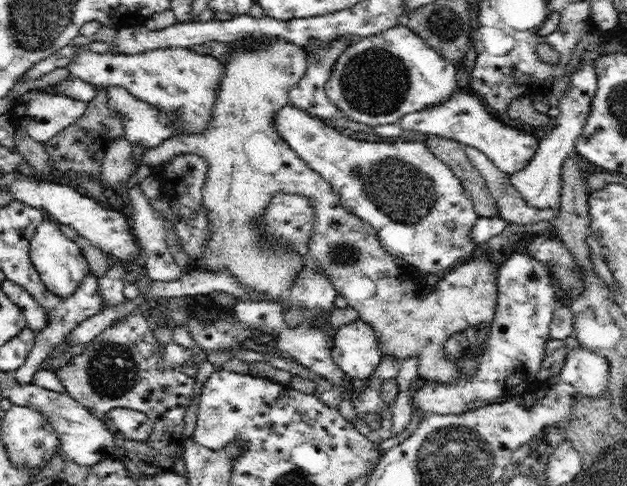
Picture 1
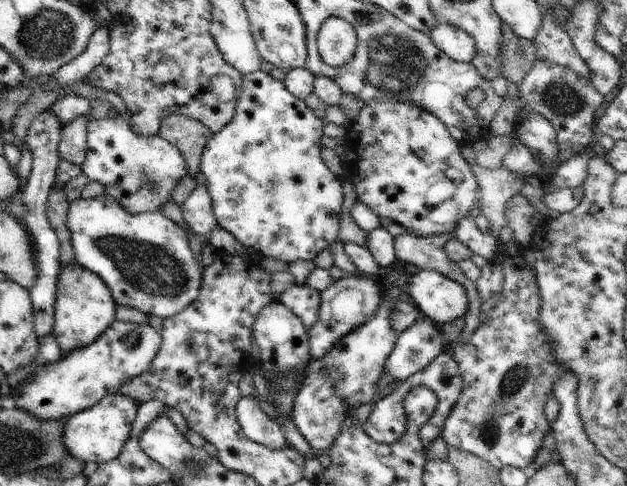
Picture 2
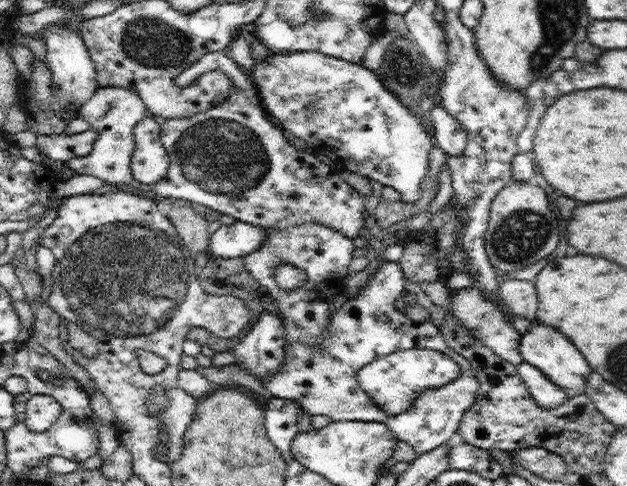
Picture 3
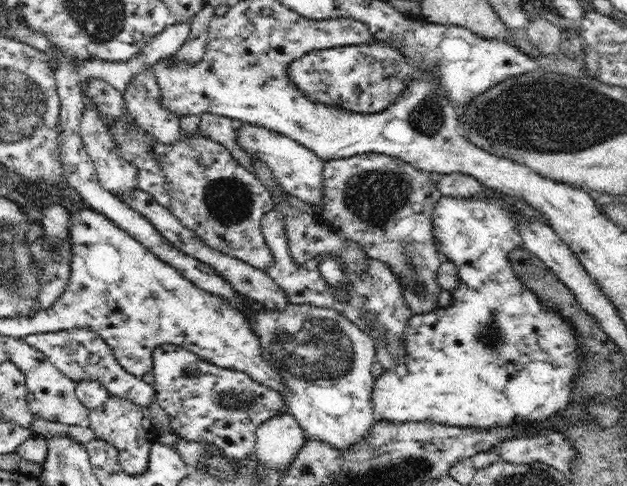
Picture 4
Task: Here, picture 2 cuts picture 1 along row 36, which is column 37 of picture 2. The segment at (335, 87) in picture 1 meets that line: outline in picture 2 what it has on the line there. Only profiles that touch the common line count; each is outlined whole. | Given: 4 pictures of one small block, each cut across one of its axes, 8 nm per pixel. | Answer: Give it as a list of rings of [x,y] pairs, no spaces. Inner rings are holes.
[[[116,319],[90,346],[60,354],[53,364],[46,361],[38,370],[34,369],[29,382],[24,379],[24,383],[13,390],[12,408],[26,411],[39,421],[70,418],[92,408],[105,396],[120,393],[127,381],[146,370],[158,354],[162,341],[161,334],[149,324]]]

